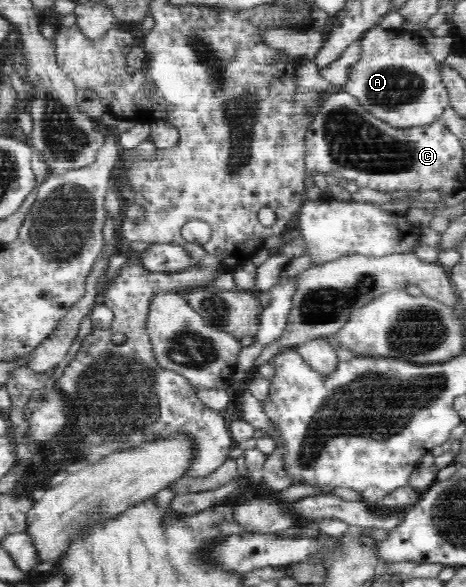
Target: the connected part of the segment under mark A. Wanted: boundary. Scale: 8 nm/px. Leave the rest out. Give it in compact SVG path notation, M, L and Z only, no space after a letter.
M376 25L360 39L360 49L364 50L364 56L351 66L348 80L341 89L357 98L364 110L394 128L420 127L441 119L448 105L448 90L438 74L436 60L417 34L402 28L389 30Z

